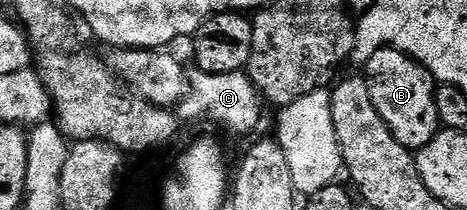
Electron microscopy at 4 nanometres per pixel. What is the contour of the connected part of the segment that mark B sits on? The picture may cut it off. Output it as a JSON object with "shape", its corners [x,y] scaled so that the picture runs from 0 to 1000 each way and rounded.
{"shape":[[[842,224],[803,243],[792,290],[777,305],[775,357],[788,386],[792,481],[801,481],[801,519],[809,519],[835,633],[844,633],[844,671],[852,671],[852,690],[889,729],[944,619],[934,495],[938,400],[906,310],[889,300],[869,252],[848,243]]]}

